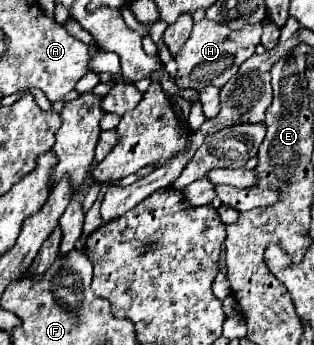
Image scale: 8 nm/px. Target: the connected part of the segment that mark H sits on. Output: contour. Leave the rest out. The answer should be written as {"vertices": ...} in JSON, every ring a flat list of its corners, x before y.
{"vertices":[[207,19,195,23,193,33,189,35,183,49,175,55,175,61,179,65,175,83,179,89,197,89,201,91,207,85,223,87,227,79,235,77,239,71,239,65,249,59,255,53,255,47,261,41,261,25,245,27,243,31,231,31,229,27,223,27,221,23,207,23]]}

